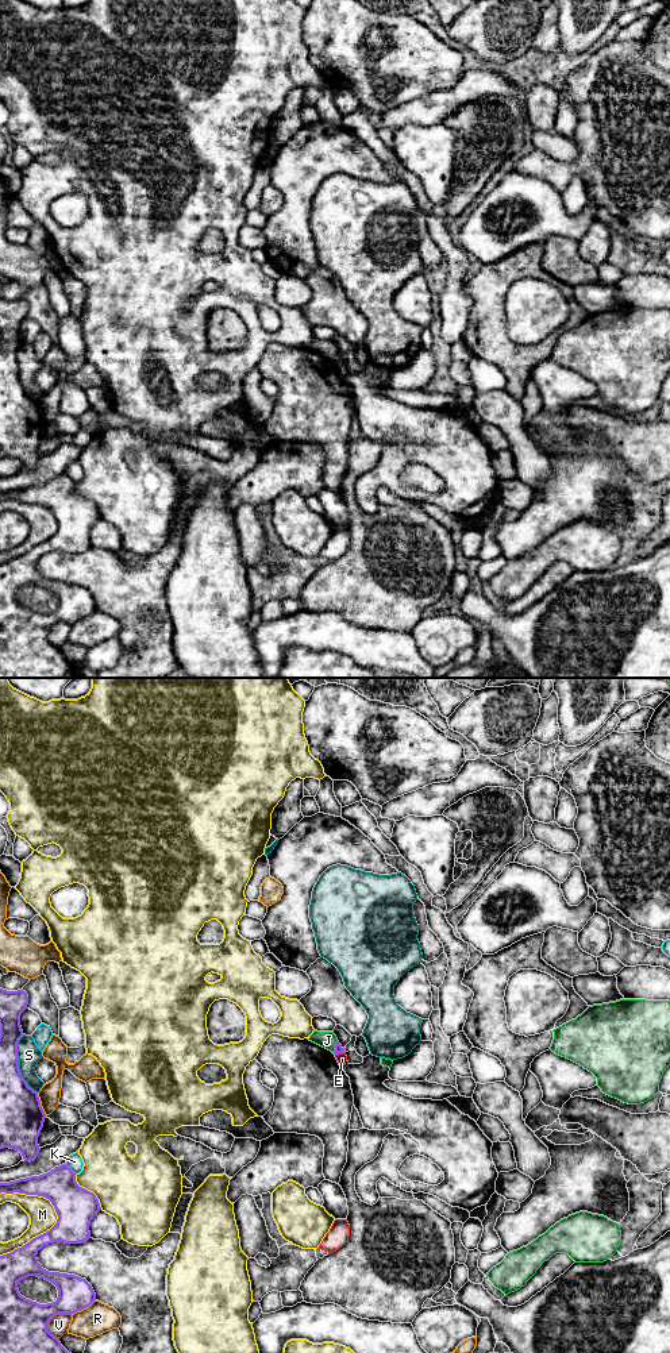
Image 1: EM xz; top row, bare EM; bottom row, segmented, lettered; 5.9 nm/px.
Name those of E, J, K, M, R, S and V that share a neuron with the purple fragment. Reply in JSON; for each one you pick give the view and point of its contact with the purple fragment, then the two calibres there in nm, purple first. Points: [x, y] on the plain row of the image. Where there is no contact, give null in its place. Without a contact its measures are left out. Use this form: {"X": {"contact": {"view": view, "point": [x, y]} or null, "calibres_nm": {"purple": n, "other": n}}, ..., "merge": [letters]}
{"merge": []}

